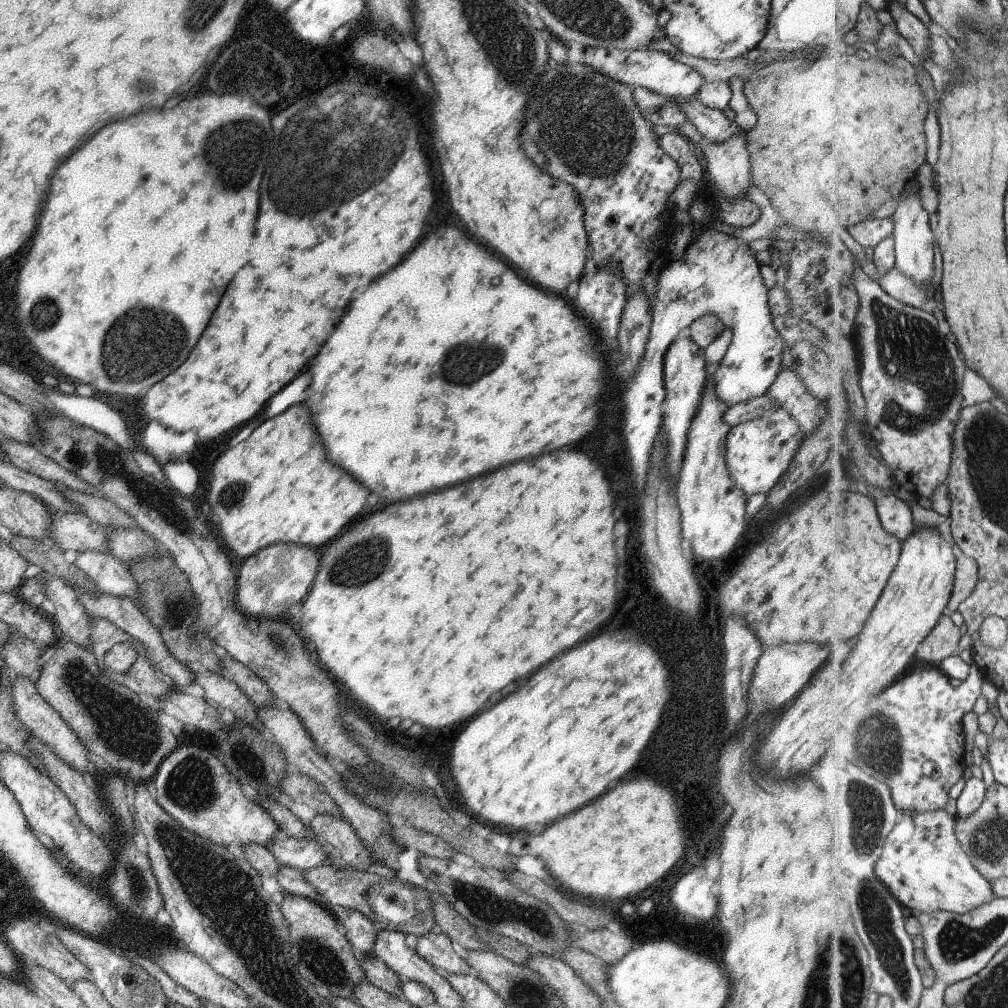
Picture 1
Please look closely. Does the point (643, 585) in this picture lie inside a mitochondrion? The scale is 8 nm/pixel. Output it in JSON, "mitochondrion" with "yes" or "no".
{"mitochondrion":"no"}

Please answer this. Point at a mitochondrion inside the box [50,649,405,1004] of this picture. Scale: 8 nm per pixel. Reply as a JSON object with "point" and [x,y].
{"point":[123,728]}

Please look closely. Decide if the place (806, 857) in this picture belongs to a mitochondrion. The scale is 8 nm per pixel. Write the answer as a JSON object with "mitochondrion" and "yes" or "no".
{"mitochondrion":"no"}

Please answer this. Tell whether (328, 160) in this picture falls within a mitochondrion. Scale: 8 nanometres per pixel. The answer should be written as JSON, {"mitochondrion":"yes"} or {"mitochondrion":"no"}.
{"mitochondrion":"yes"}

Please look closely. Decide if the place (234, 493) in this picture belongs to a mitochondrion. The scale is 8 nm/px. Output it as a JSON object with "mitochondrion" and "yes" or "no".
{"mitochondrion":"yes"}

